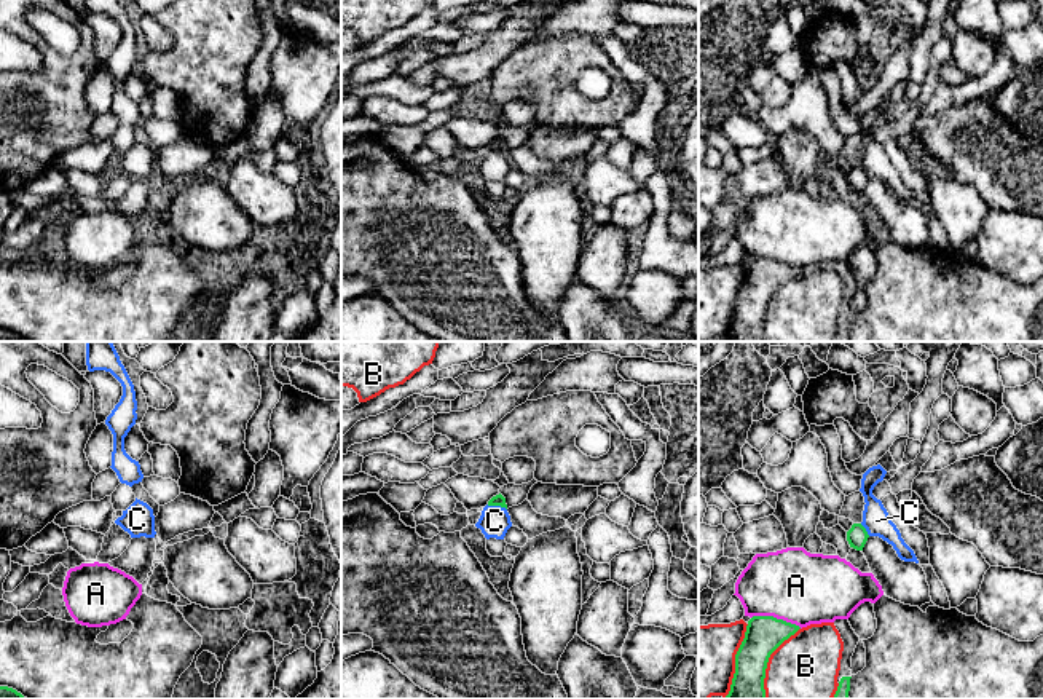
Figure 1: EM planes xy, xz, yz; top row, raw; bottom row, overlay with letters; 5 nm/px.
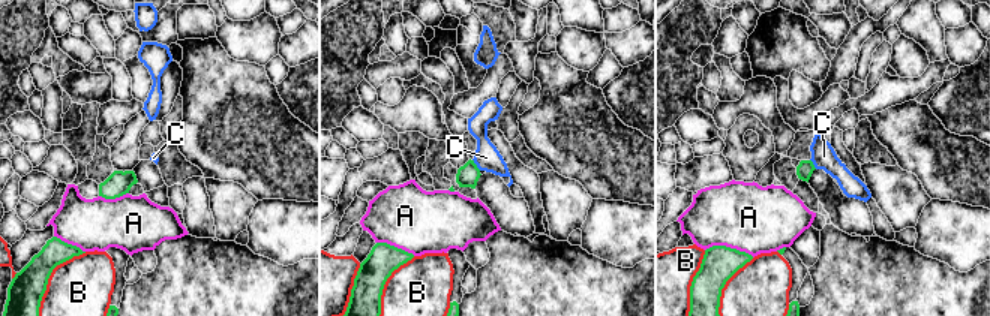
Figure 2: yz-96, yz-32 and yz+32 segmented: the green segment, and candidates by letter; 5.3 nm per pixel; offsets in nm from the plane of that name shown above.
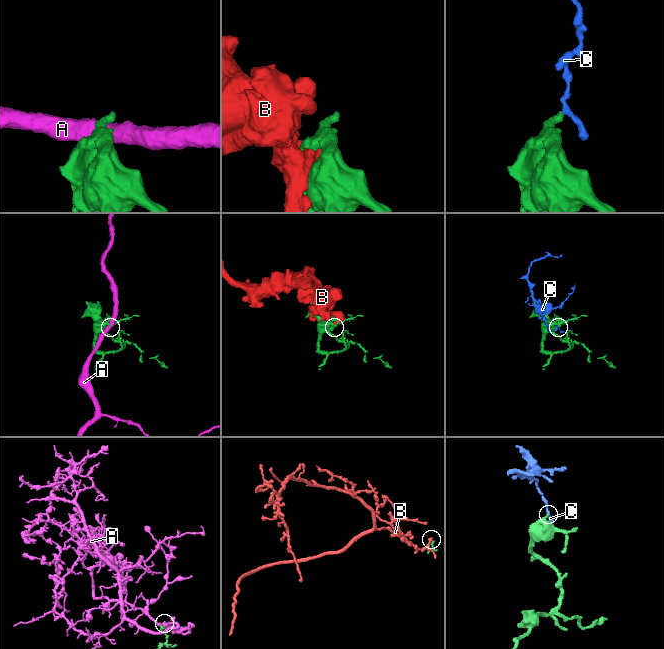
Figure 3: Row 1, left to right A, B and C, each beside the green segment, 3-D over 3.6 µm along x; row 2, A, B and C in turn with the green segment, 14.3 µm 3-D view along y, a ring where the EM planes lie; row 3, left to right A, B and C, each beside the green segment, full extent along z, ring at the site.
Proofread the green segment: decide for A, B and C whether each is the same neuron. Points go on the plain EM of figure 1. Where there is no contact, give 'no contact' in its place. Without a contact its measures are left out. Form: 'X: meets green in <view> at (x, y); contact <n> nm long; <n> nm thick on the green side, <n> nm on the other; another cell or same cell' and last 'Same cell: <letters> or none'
A: meets green in yz at (775, 260); contact 260 nm long; 190 nm thick on the green side, 360 nm on the other; another cell
B: meets green in yz at (767, 304); contact 400 nm long; 190 nm thick on the green side, 360 nm on the other; another cell
C: meets green in xz at (496, 147); contact 110 nm long; 60 nm thick on the green side, 160 nm on the other; another cell
Same cell: none

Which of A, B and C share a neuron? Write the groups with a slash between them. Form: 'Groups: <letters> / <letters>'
Groups: A / B / C

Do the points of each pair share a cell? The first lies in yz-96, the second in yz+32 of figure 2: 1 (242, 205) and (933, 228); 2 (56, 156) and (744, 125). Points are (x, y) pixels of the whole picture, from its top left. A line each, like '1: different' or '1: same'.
1: different
2: different

